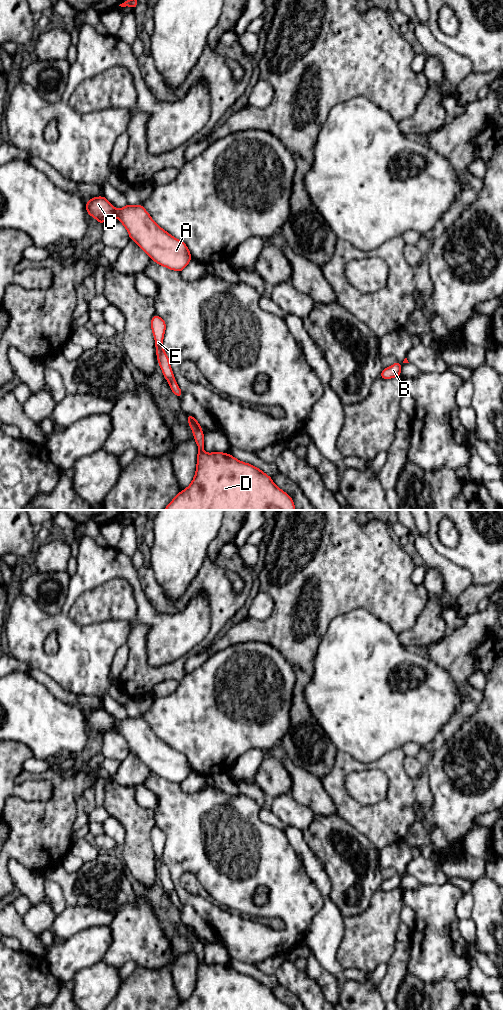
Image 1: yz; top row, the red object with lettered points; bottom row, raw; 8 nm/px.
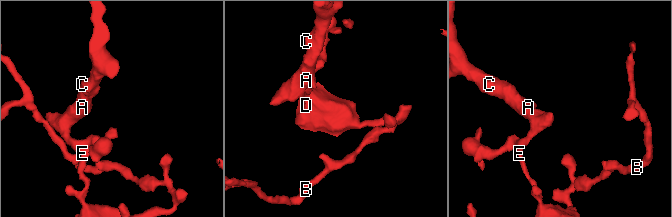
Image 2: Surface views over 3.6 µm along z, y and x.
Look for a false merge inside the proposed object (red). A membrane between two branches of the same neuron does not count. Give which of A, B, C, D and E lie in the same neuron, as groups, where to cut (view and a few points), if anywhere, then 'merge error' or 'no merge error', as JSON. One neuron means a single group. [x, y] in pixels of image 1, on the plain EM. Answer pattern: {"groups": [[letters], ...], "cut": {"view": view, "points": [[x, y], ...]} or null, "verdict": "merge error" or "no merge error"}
{"groups": [["A", "C", "E"], ["B", "D"]], "cut": {"view": "yz", "points": [[188, 932], [191, 932], [200, 942]]}, "verdict": "merge error"}

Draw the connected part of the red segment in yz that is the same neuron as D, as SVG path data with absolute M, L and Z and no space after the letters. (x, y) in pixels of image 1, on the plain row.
M188 933L188 936L198 957L196 984L191 996L174 1010L291 1010L259 980L244 975L228 965L204 964L204 945L194 934Z

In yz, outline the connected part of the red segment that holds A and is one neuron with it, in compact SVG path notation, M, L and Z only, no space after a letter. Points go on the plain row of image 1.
M104 708L94 709L86 714L88 727L103 736L109 730L118 730L133 752L154 774L170 782L182 784L192 769L186 756L170 747L153 733L143 717L128 717L116 721Z

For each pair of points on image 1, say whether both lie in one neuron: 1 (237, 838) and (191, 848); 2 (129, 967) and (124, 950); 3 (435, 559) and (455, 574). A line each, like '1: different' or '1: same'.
1: same
2: different
3: same

